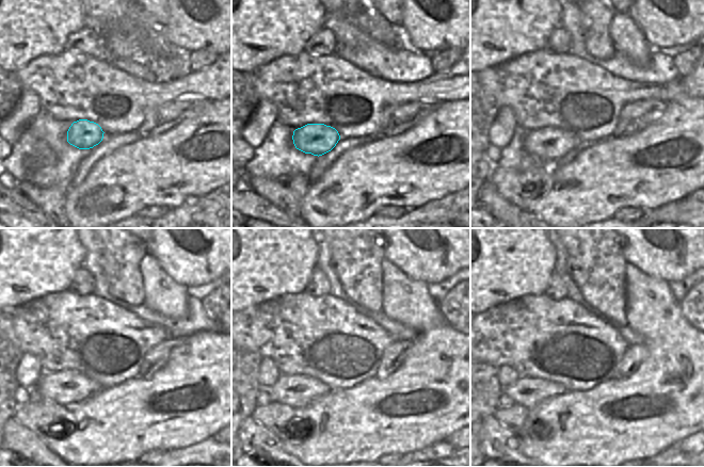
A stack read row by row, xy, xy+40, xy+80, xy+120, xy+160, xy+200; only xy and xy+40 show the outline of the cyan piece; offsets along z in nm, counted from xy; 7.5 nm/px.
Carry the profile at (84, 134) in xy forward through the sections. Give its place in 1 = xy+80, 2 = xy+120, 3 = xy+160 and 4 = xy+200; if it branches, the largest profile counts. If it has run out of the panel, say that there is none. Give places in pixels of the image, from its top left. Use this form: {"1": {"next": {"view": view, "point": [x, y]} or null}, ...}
{"1": {"next": {"view": "xy+80", "point": [547, 145]}}, "2": {"next": {"view": "xy+120", "point": [63, 387]}}, "3": {"next": {"view": "xy+160", "point": [293, 390]}}, "4": {"next": {"view": "xy+200", "point": [528, 391]}}}

